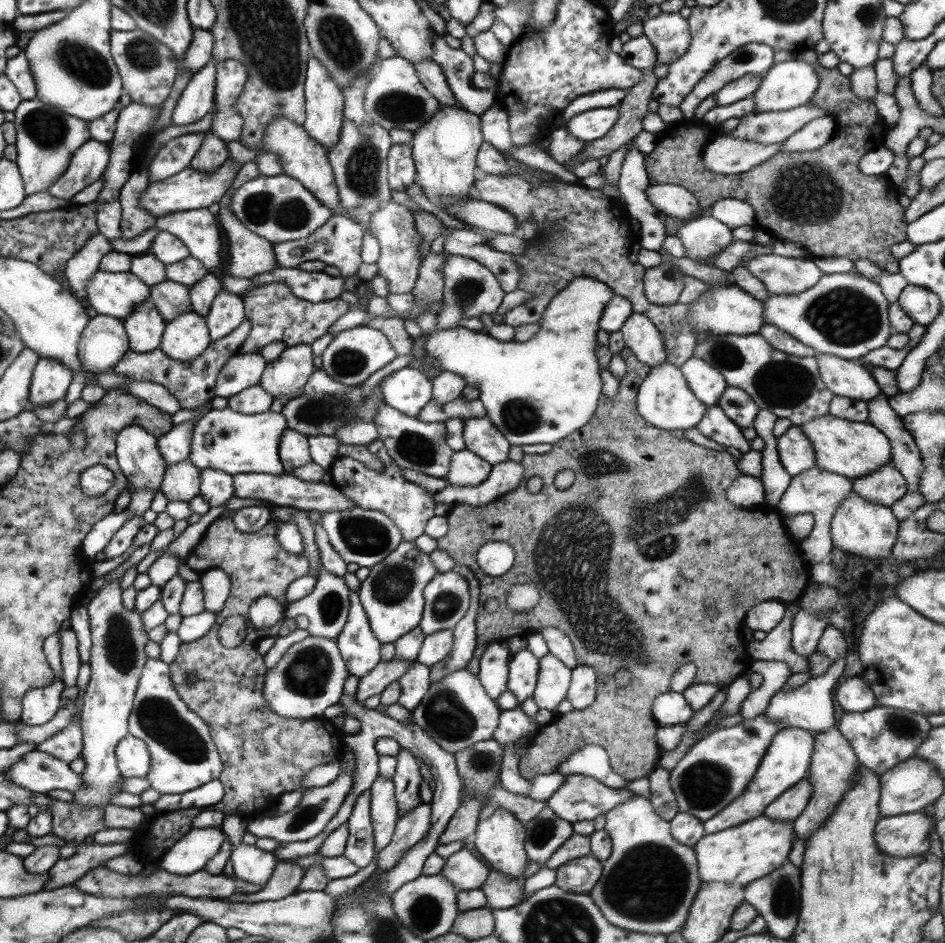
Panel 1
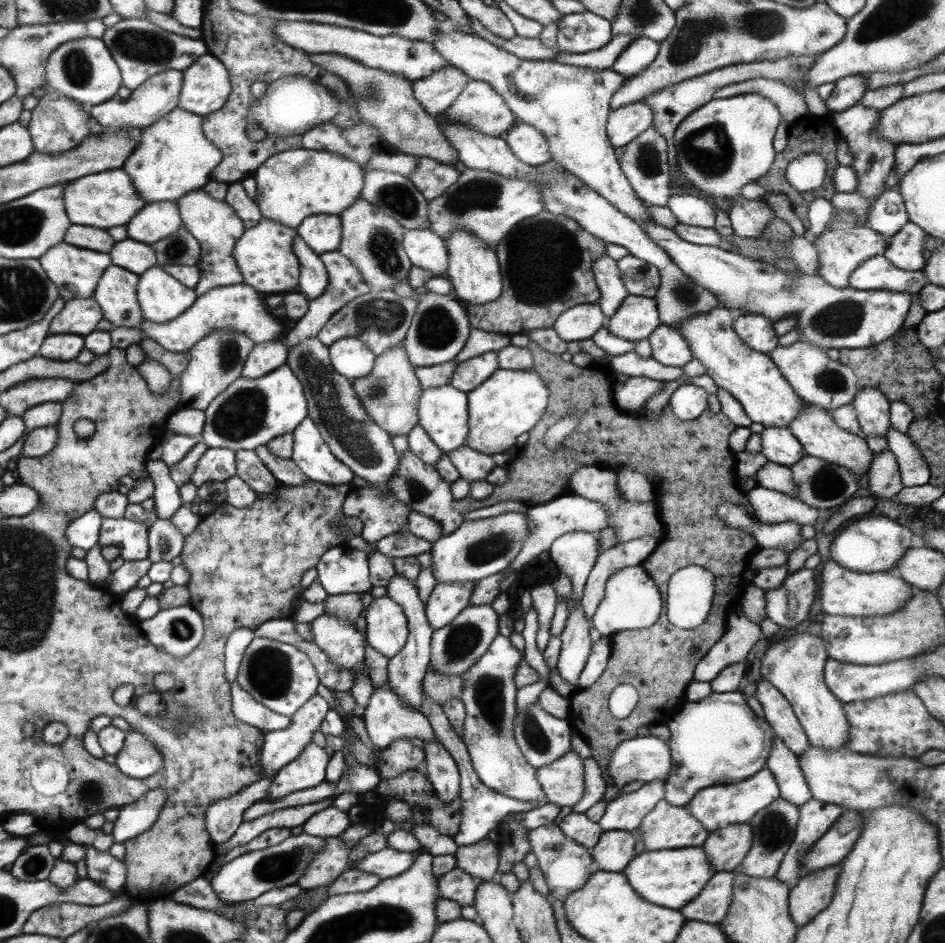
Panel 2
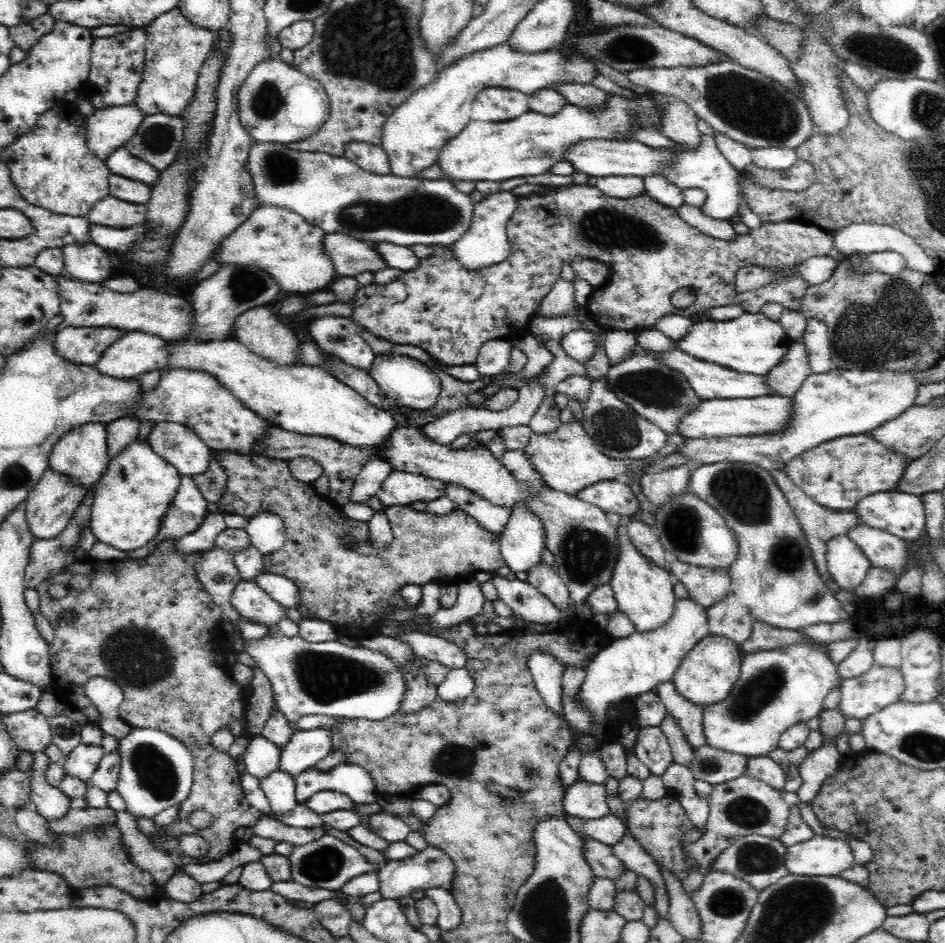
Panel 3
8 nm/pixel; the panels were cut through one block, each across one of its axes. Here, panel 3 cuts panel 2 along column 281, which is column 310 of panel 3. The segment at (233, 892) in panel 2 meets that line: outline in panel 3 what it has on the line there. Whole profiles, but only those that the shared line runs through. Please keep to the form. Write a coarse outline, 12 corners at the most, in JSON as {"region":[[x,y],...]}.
{"region":[[332,834],[296,846],[296,884],[340,892],[372,872],[352,844]]}

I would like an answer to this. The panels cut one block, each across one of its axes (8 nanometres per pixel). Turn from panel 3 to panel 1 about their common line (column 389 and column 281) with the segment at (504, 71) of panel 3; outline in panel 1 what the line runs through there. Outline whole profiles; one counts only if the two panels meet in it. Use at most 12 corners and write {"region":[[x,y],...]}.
{"region":[[277,118],[265,146],[225,142],[235,168],[275,152],[299,180],[331,214],[341,198],[321,144],[299,124]]}

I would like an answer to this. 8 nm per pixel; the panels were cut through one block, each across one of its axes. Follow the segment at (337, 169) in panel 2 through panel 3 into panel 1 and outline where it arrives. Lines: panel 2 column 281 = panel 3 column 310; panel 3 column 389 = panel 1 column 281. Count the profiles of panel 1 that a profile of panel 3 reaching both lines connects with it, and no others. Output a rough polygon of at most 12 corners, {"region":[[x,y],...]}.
{"region":[[257,176],[231,210],[273,246],[331,218],[299,180]]}

